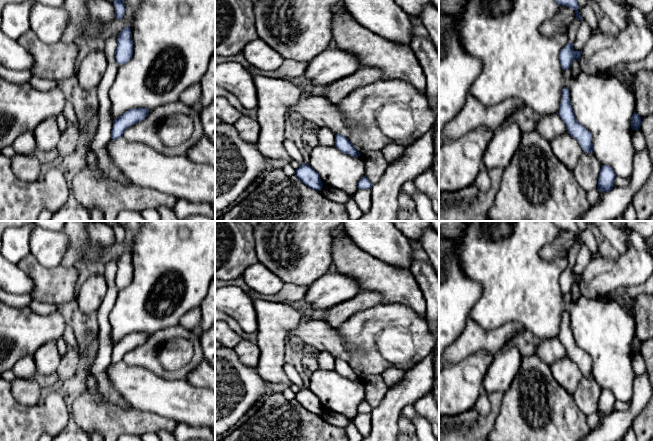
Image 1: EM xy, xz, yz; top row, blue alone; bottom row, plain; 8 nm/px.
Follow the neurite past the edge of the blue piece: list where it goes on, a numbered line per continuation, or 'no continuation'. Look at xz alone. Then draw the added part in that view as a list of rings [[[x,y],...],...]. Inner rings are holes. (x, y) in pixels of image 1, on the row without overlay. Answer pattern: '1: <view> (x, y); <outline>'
no continuation

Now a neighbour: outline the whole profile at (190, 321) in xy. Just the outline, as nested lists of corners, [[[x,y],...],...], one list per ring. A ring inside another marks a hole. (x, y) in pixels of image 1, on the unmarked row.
[[[195,308],[185,314],[179,321],[179,325],[181,325],[184,329],[189,331],[197,331],[201,320],[201,311],[200,308]]]

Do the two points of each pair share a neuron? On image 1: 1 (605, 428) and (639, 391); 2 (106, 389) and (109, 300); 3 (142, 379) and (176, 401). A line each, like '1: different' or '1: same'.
1: same
2: same
3: same

